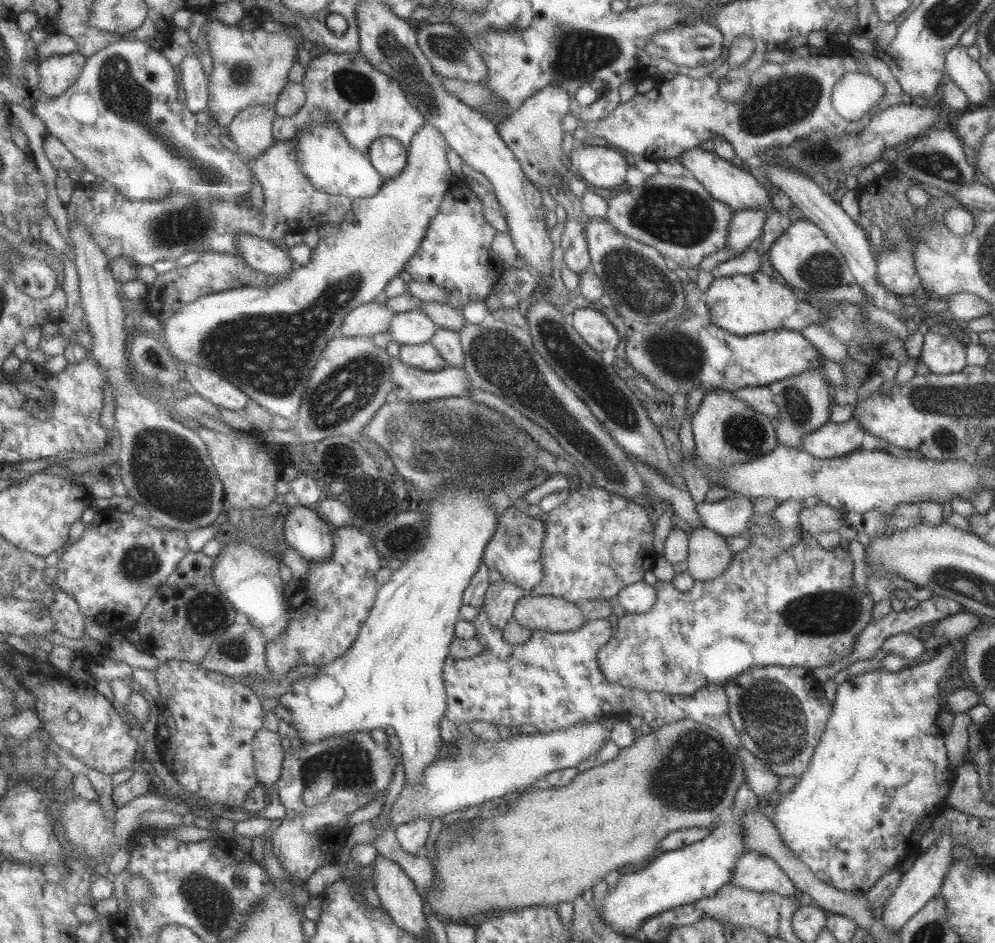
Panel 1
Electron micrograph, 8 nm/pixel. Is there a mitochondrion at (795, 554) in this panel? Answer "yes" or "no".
no

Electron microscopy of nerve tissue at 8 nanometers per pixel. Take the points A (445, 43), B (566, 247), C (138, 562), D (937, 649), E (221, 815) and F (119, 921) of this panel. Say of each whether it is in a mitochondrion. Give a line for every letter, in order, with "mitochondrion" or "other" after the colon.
A: mitochondrion
B: other
C: mitochondrion
D: other
E: other
F: other

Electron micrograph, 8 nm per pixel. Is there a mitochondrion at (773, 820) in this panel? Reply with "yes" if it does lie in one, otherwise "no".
no

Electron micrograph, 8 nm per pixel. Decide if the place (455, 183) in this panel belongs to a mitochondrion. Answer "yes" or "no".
no

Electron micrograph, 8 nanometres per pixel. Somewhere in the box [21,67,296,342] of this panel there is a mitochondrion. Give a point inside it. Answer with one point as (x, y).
(170, 230)

